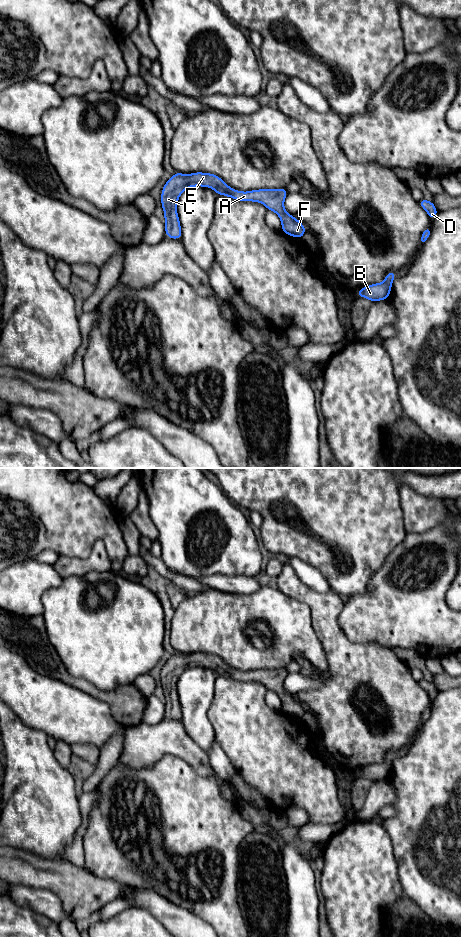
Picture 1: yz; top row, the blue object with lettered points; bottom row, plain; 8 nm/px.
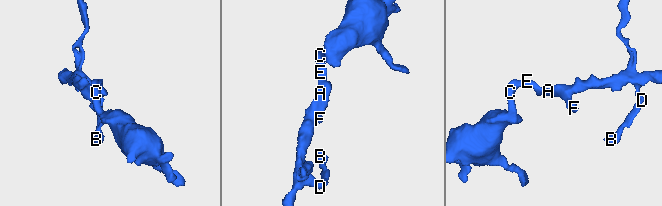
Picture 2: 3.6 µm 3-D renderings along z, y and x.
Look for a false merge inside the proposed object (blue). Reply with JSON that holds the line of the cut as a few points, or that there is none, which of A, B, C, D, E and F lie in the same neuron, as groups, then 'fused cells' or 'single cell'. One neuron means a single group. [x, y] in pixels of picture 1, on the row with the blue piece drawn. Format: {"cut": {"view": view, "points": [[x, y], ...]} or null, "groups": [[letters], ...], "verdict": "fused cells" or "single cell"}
{"cut": null, "groups": [["A", "B", "C", "D", "E", "F"]], "verdict": "single cell"}

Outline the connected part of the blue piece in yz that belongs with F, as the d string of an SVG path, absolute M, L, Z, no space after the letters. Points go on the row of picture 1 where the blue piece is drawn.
M176 172L165 184L161 192L161 205L164 211L165 235L171 239L182 239L181 224L177 214L177 202L188 188L210 187L216 194L231 197L238 201L260 202L267 210L275 212L282 223L281 230L287 235L301 239L307 228L284 209L284 200L288 195L285 187L278 189L258 189L247 192L234 190L219 176L212 173L195 172L183 174Z

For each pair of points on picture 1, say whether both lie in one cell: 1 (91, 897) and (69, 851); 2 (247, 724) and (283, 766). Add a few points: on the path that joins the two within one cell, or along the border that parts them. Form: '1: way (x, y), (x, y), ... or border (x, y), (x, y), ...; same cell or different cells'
1: border (67, 859), (79, 867), (84, 867); different cells
2: way (251, 734), (273, 756); same cell

